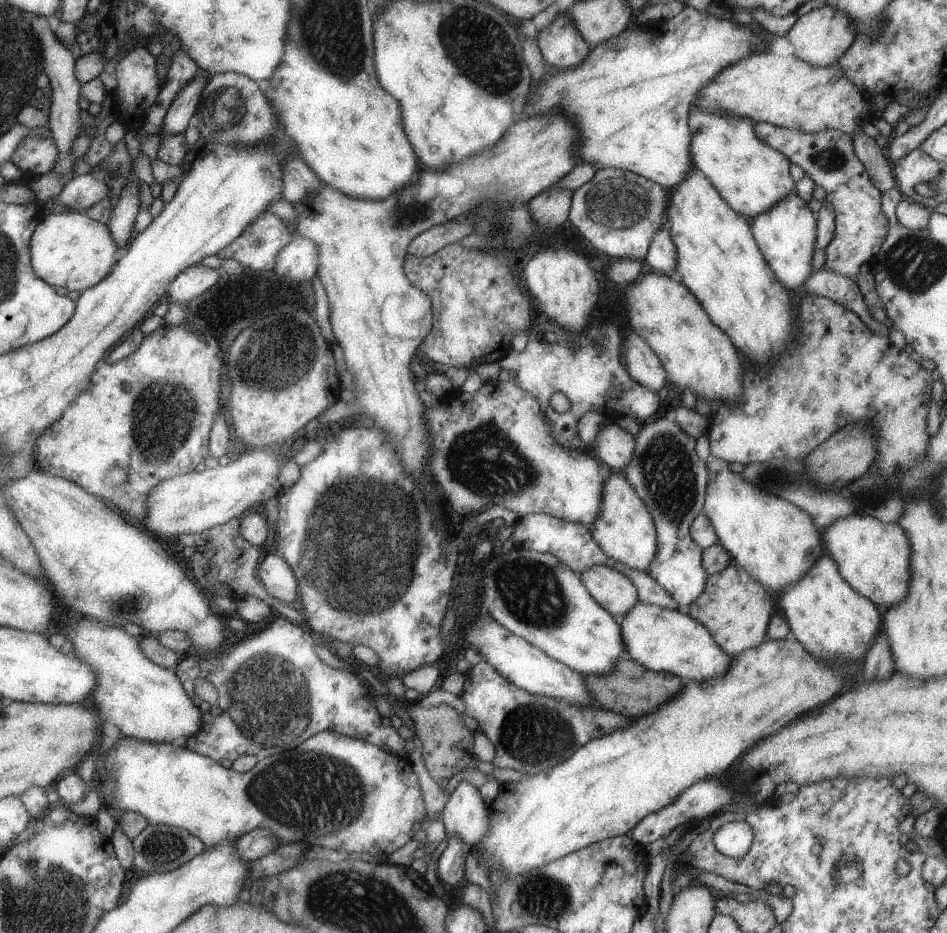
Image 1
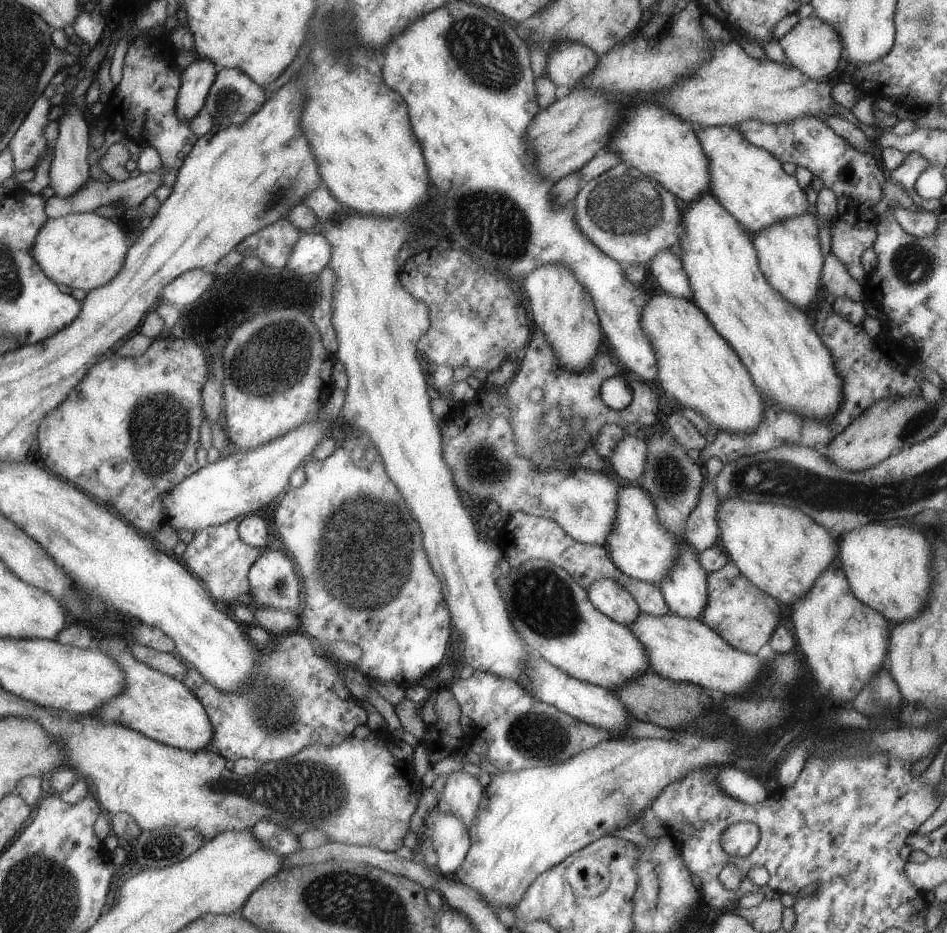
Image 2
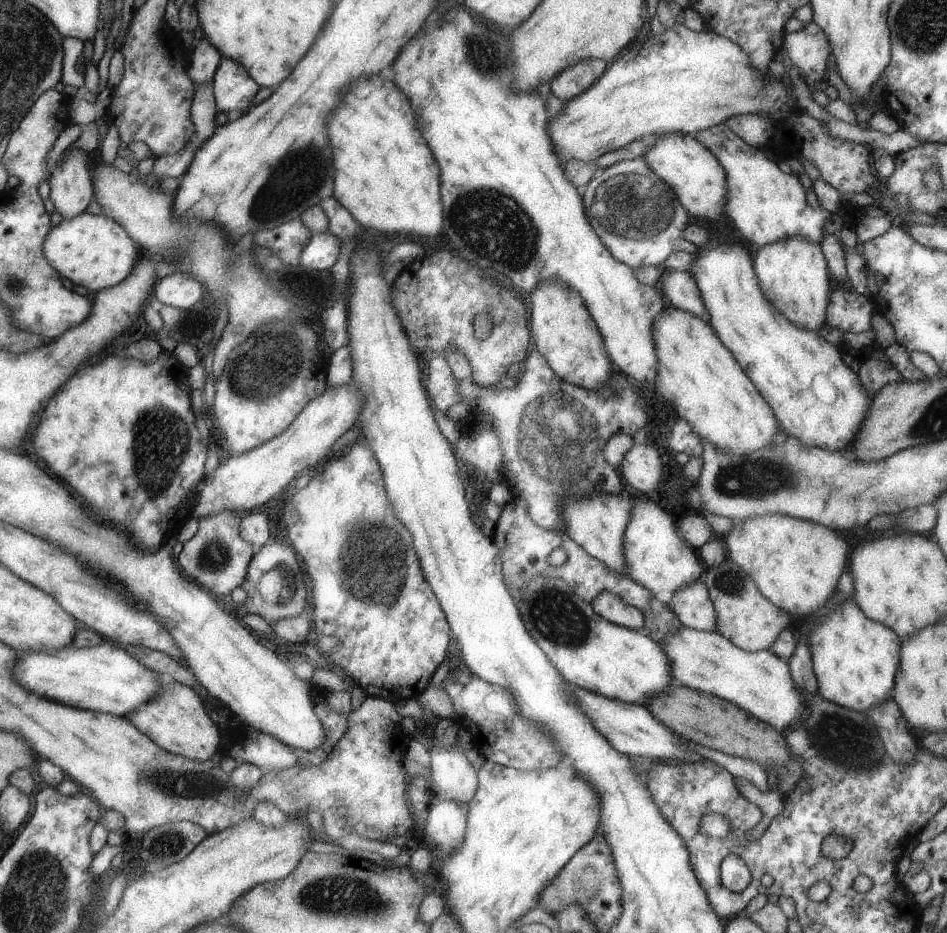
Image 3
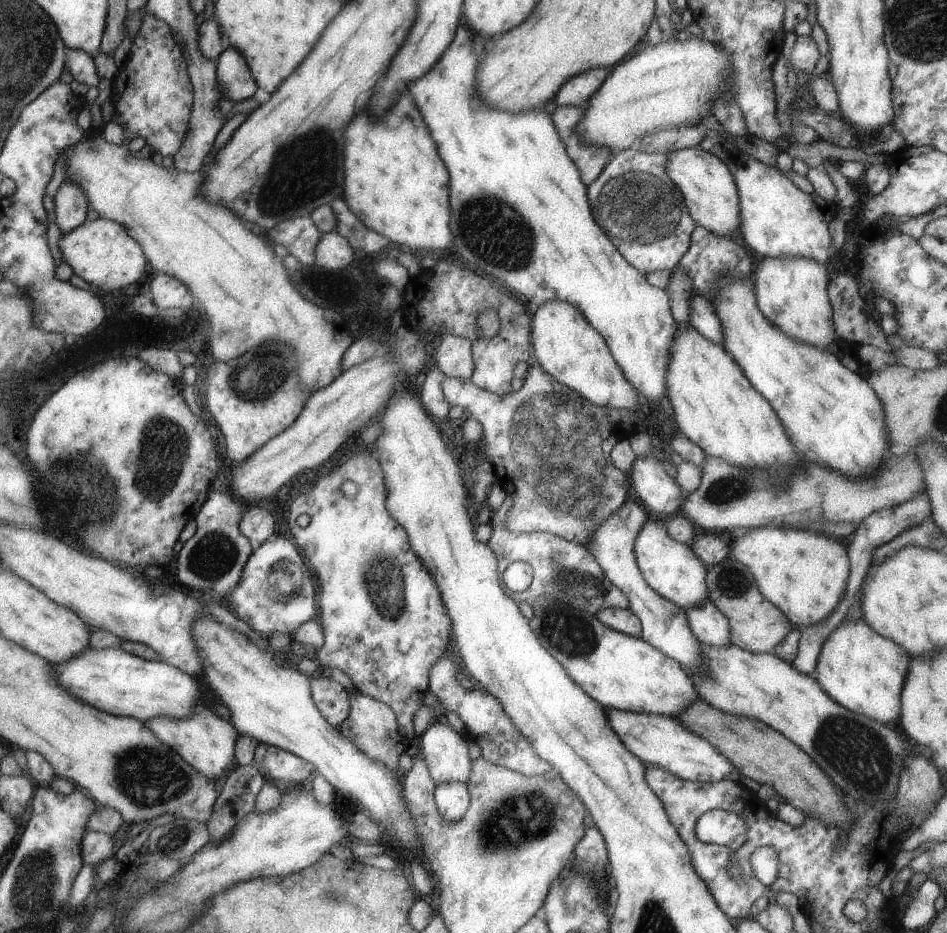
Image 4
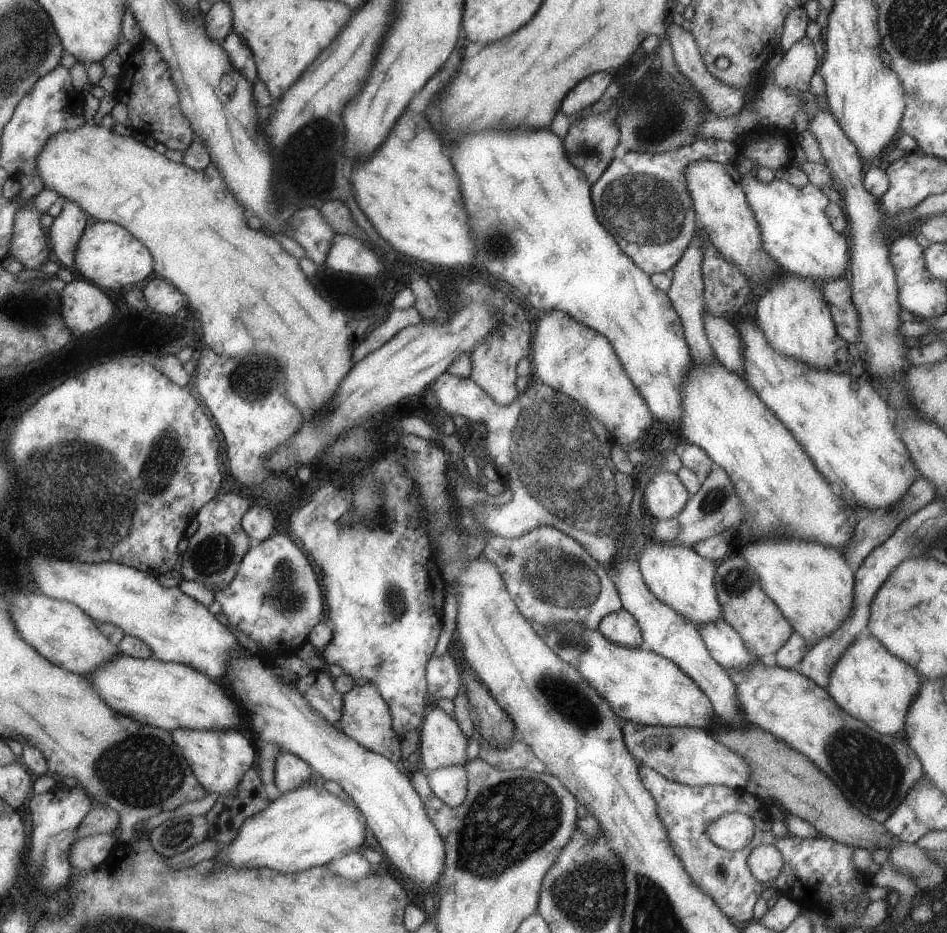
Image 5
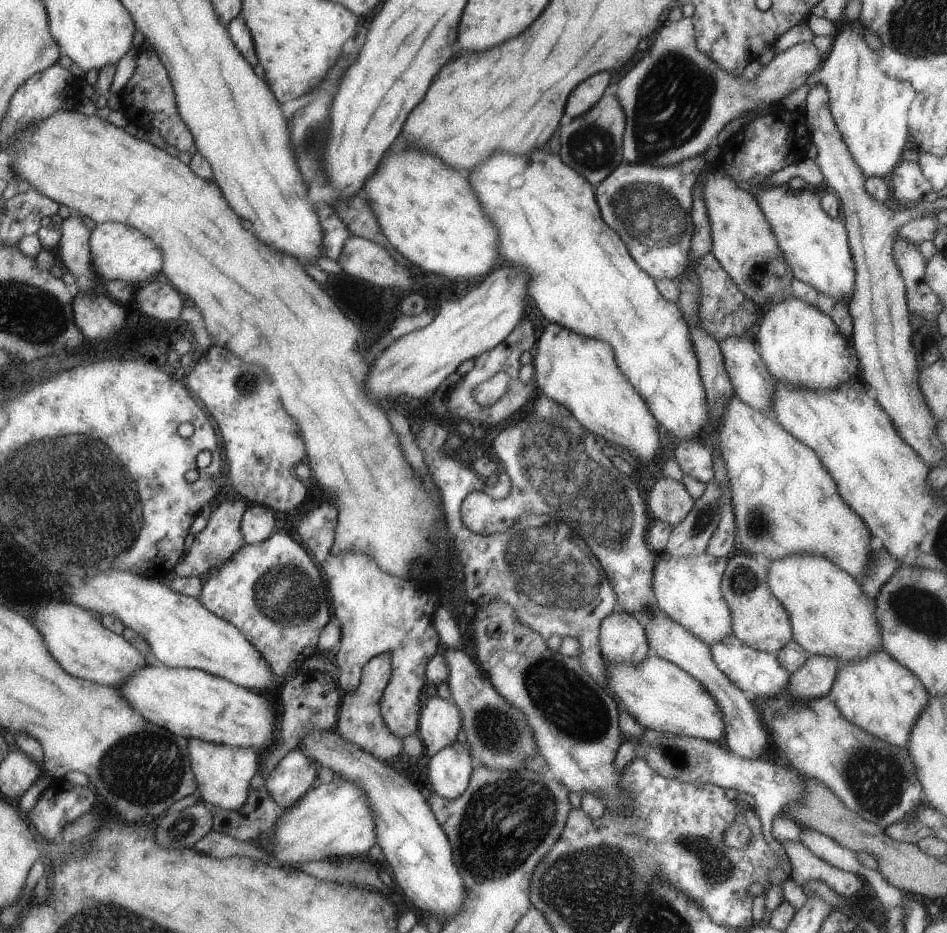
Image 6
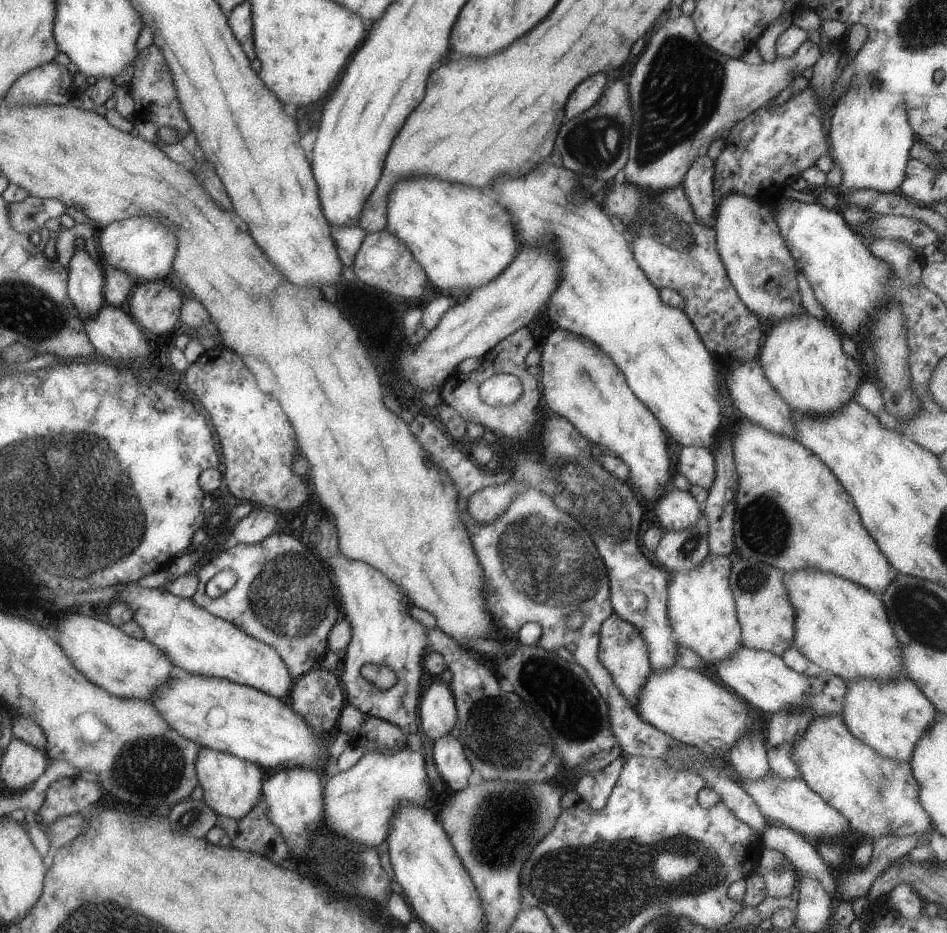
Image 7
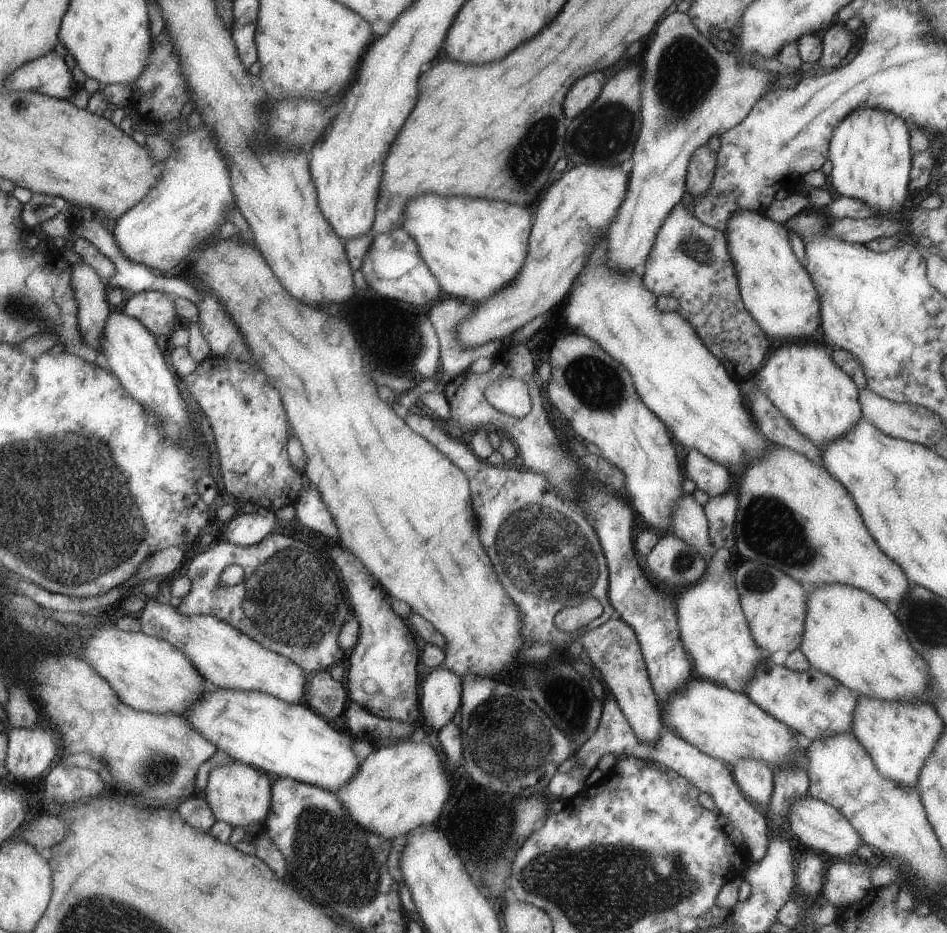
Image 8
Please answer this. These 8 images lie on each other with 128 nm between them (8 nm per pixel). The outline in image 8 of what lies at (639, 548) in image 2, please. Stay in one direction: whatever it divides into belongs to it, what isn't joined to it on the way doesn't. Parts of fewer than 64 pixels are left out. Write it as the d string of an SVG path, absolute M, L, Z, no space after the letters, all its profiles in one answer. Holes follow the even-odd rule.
M714 550L701 579L681 590L677 598L676 620L682 646L693 659L697 677L742 693L768 654L759 649L751 637L739 605L733 570L729 570L729 556L729 550Z

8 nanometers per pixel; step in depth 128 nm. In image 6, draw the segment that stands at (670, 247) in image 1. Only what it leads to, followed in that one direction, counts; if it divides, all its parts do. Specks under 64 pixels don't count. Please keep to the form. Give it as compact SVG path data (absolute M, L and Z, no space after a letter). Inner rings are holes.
M725 336L717 344L722 353L724 367L731 386L733 386L735 396L739 400L743 400L745 404L749 404L753 410L761 410L770 418L775 419L775 414L771 410L771 396L775 392L775 382L773 382L773 377L765 368L763 360L751 342L745 336Z

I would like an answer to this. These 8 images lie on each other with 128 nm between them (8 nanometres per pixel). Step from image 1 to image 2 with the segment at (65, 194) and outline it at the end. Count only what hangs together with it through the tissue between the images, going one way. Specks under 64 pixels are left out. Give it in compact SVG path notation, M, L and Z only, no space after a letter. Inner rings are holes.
M161 167L153 172L139 173L135 178L127 177L123 181L109 180L109 182L101 182L87 178L85 186L81 186L81 190L77 190L73 196L61 198L61 196L53 195L47 200L45 199L44 211L48 218L57 218L69 213L88 213L93 212L99 206L106 204L118 204L120 209L127 213L135 213L135 209L141 204L143 199L153 193L153 190L161 185Z

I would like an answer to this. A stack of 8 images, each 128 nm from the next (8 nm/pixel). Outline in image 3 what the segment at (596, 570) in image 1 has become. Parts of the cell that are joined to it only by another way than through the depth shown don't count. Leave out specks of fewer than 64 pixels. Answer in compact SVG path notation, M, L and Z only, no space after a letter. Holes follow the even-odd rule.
M600 592L591 600L590 605L597 616L601 616L611 624L640 632L643 628L644 618L641 611L625 604L613 592Z

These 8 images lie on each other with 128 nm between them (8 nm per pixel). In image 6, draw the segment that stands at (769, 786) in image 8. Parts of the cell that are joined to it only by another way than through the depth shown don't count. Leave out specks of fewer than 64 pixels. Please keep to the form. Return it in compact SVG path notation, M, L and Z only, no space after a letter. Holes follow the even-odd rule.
M657 606L647 608L645 612L641 612L641 617L637 617L645 631L645 638L649 649L656 652L657 657L661 657L675 664L690 674L705 688L705 692L709 692L711 700L717 704L721 718L723 718L723 730L725 731L723 744L729 748L735 756L745 758L747 760L755 760L765 755L765 747L770 740L769 735L765 732L766 727L761 723L761 718L757 715L757 711L753 710L753 704L745 696L744 692L735 686L723 672L721 672L712 660L712 656L708 646L701 642L701 638L693 636L691 632L687 632L681 624L673 622L671 618L665 616Z

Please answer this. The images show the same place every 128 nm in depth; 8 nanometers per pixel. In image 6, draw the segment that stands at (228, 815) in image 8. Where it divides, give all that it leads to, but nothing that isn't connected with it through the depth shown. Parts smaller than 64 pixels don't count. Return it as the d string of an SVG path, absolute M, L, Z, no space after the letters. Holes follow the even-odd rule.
M187 739L190 767L197 783L200 797L225 810L237 810L247 800L249 781L259 770L259 755L250 748L231 748L223 744Z

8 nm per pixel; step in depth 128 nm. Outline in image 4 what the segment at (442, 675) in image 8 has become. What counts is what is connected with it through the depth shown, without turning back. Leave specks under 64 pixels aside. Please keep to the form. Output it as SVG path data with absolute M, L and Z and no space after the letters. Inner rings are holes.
M440 719L418 736L414 747L427 766L435 784L458 781L465 783L471 771L466 739Z

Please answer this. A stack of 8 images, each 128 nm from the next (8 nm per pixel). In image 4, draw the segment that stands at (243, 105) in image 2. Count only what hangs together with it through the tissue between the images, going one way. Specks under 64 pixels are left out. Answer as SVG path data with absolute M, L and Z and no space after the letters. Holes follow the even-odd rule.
M229 45L216 58L215 75L221 98L237 102L253 96L257 90L244 57Z

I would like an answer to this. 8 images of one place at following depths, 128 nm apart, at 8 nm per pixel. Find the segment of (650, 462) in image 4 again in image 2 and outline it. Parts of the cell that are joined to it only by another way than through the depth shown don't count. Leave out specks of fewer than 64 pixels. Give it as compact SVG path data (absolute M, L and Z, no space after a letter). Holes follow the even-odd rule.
M625 435L613 448L613 454L609 456L607 464L613 468L613 472L636 484L641 478L639 474L643 472L643 462L645 462L645 454L647 454L647 446L641 438Z

